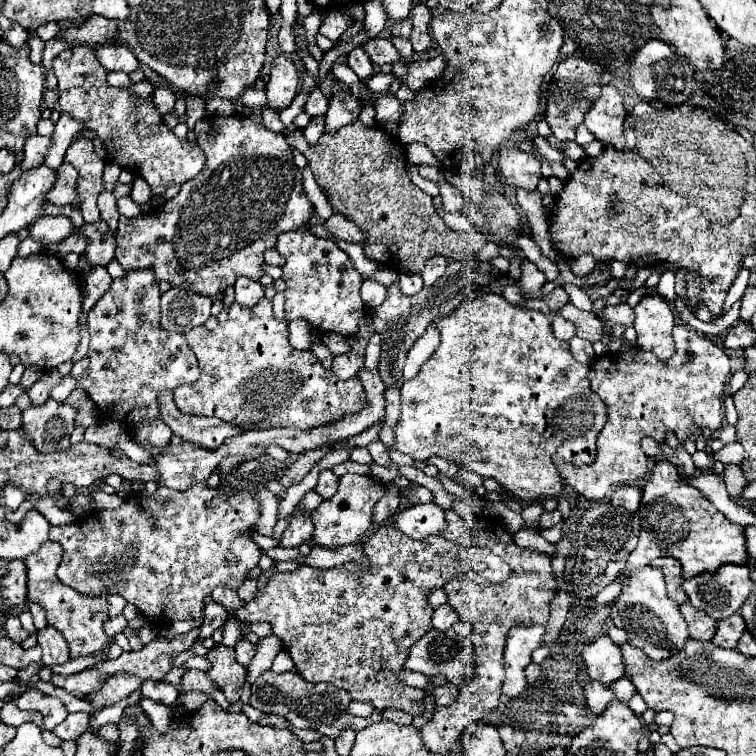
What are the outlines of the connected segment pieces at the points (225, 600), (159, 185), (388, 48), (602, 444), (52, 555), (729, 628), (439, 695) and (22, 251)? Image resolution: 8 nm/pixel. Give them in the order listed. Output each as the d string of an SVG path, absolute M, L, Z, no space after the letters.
M217 587L213 590L211 597L215 602L224 606L229 612L232 611L232 609L242 607L242 600L240 600L237 592L228 587Z
M74 47L68 61L54 57L52 67L58 79L60 113L70 115L80 121L84 129L94 131L106 147L106 161L116 163L122 169L130 169L134 175L146 179L152 195L162 195L168 185L182 185L202 171L206 157L200 153L200 147L188 139L178 139L166 127L162 115L150 101L136 105L128 91L110 87L106 83L106 69L96 61L88 47Z
M376 37L376 39L370 39L366 43L366 53L368 57L376 63L376 65L384 65L384 63L396 63L398 61L398 51L396 47L392 45L390 39L382 39L382 37Z
M686 325L674 327L676 353L668 361L656 359L652 353L638 347L620 349L596 357L590 365L592 391L606 403L608 421L598 435L596 461L584 467L572 467L556 457L556 467L568 485L590 501L606 501L616 487L632 485L648 475L648 457L640 447L642 437L650 435L658 441L666 439L668 431L674 431L678 441L704 435L704 431L716 431L724 423L724 399L726 385L732 377L730 357L704 335L688 329Z
M46 541L38 553L28 555L26 557L26 585L28 585L28 599L42 605L46 611L46 619L48 625L56 627L68 647L70 647L70 657L82 657L82 655L92 655L98 651L104 651L106 647L106 633L104 633L104 621L108 619L108 603L104 597L92 599L92 597L84 597L80 593L76 593L72 587L60 583L56 579L56 569L58 563L62 559L62 547L58 543Z
M734 613L732 617L728 617L724 621L718 621L716 635L712 637L712 643L720 645L720 647L736 649L736 643L740 639L740 635L744 633L744 629L746 629L744 619L740 617L740 613Z
M448 683L448 685L436 687L434 697L436 697L436 705L452 705L458 699L458 685Z
M26 237L18 247L18 256L27 257L30 254L36 254L44 249L44 245L40 241L34 241L31 237Z

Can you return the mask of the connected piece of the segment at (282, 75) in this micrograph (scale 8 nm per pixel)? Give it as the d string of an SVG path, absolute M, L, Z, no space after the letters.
M280 55L272 63L270 79L266 85L268 107L280 113L292 103L296 93L298 93L298 69L294 67L290 57Z

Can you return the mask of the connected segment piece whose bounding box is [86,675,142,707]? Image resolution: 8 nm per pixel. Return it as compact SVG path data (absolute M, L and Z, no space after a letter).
M114 675L110 677L104 687L94 693L94 695L88 695L86 699L92 701L96 707L104 707L104 705L112 705L116 701L122 701L126 699L134 689L138 689L142 685L142 681L138 677L128 677L128 675Z

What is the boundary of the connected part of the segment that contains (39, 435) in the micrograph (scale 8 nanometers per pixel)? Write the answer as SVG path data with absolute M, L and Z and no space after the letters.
M48 399L44 405L28 407L22 415L22 427L28 429L28 437L38 451L52 453L62 451L70 445L68 437L74 429L74 421L78 415L76 407Z

